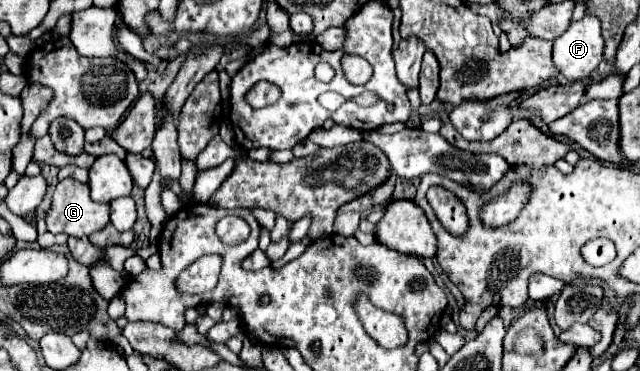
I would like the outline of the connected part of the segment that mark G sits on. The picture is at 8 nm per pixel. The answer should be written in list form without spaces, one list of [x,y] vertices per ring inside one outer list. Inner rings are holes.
[[[63,179],[57,183],[57,189],[53,193],[53,203],[47,211],[47,229],[51,233],[65,233],[69,237],[83,237],[91,235],[95,231],[101,231],[109,223],[109,205],[107,203],[95,203],[89,195],[89,185],[77,181],[77,179]]]

